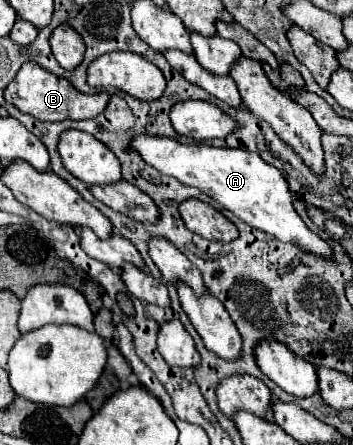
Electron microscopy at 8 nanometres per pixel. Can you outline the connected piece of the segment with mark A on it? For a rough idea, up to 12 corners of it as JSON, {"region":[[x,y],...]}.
{"region":[[136,135],[160,173],[250,227],[330,257],[258,153]]}

